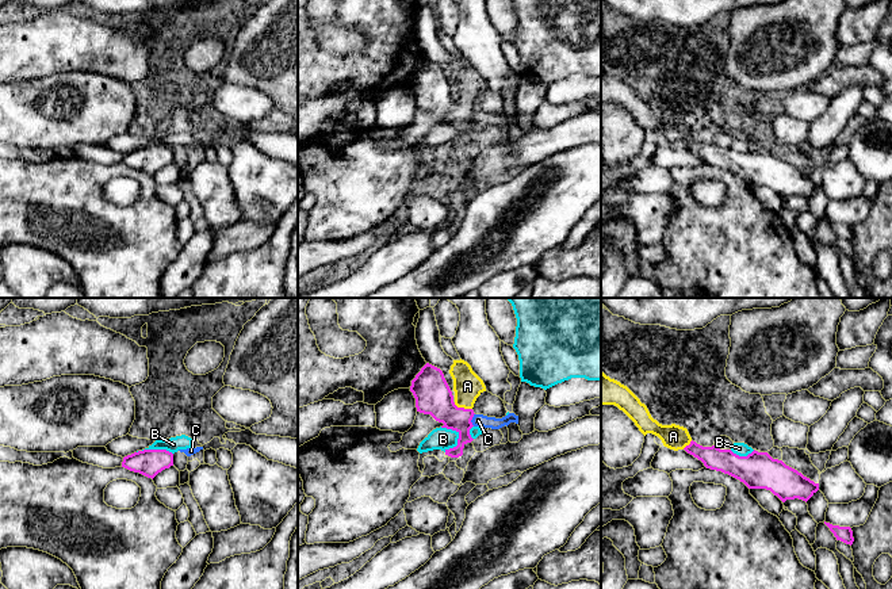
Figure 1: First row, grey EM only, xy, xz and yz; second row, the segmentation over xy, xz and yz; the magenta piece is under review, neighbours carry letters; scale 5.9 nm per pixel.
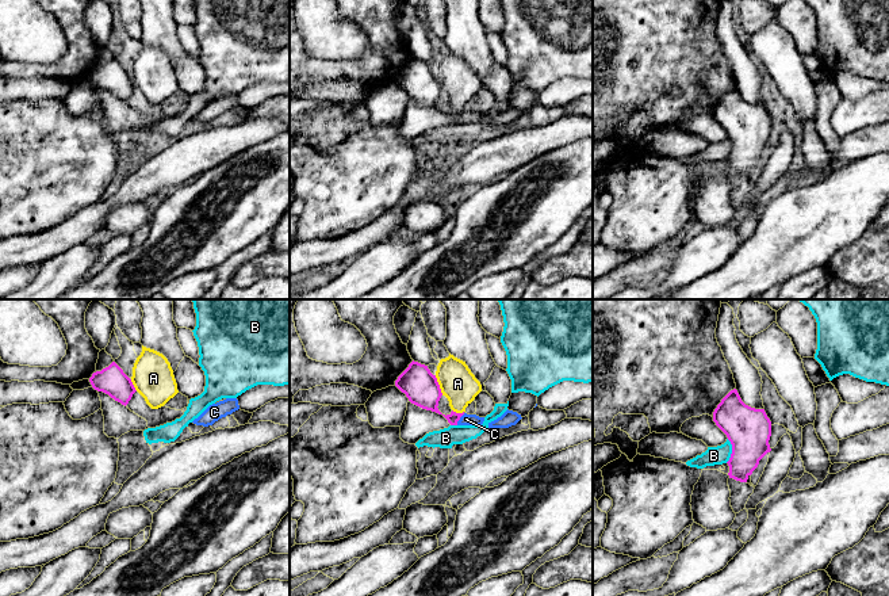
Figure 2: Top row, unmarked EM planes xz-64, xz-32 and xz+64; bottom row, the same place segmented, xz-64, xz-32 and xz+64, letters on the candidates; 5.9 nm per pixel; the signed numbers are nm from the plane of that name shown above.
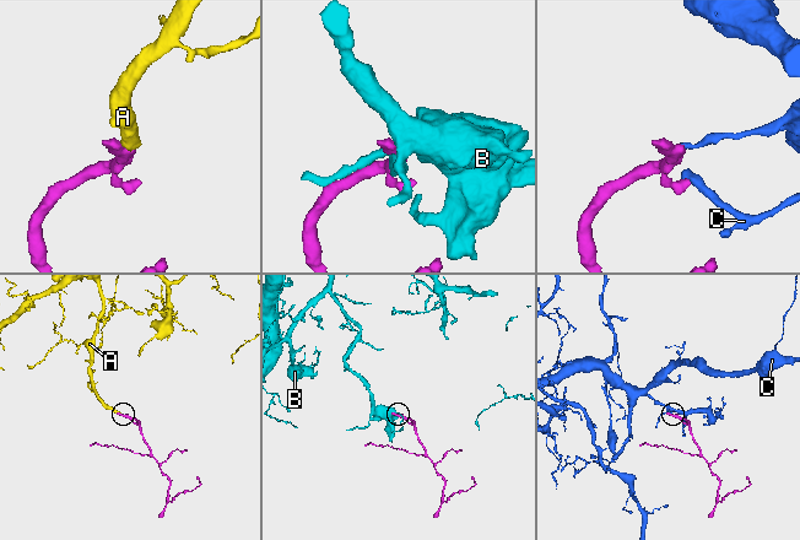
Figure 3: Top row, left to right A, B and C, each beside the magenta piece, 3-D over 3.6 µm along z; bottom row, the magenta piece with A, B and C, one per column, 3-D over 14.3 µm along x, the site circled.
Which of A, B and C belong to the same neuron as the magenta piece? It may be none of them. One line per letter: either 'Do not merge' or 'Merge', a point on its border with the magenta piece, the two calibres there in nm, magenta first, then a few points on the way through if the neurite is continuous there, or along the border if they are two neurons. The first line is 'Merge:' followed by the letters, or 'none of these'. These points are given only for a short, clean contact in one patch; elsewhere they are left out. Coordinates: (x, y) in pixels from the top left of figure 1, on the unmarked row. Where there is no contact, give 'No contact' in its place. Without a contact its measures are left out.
Merge: A
A: Merge. Touches magenta at xz (463, 104). Thickness 220 nm (magenta) against 170 nm. Path across: xz (429, 84), (450, 104), (463, 104), (467, 83)
B: Do not merge. Touches magenta at xz (456, 127). Thickness 220 nm (magenta) against 130 nm. Boundary: xz (440, 123), (454, 126), (458, 130), (458, 141), (455, 144)
C: Do not merge. Touches magenta at xz (471, 115). Thickness 200 nm (magenta) against 80 nm

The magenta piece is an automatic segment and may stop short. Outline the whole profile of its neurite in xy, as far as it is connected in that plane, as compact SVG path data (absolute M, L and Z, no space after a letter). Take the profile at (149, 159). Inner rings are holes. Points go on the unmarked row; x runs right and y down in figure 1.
M143 146L123 154L122 164L154 175L173 162L173 150L166 146Z

